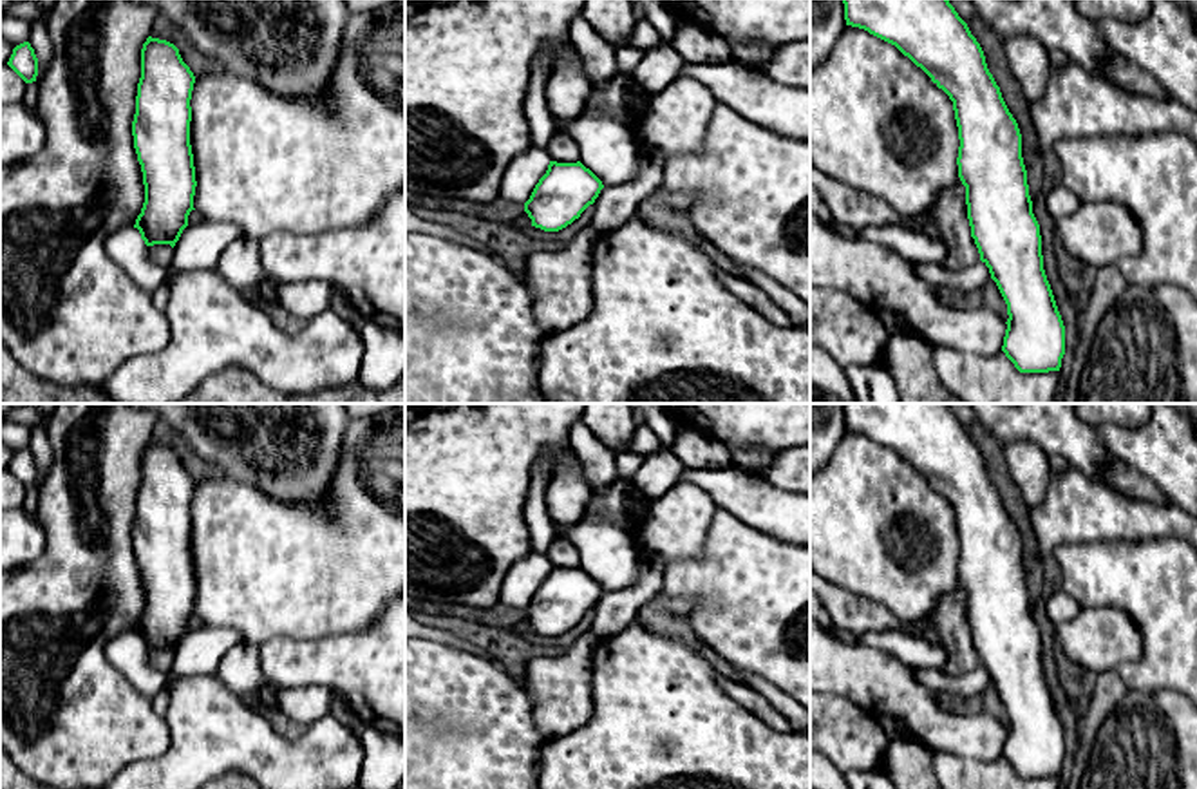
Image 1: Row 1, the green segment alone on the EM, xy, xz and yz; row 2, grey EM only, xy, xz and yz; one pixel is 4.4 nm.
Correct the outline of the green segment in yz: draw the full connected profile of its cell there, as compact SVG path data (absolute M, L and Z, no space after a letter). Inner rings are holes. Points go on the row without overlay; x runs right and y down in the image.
M947 404L841 405L846 431L895 451L953 507L971 642L1007 709L1002 756L1020 778L1060 776L1065 731L1043 675L1022 539L980 449Z

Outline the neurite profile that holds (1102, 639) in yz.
M1099 608L1054 626L1056 644L1065 659L1094 677L1141 657L1137 626L1123 610Z

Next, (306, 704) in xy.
M320 686L282 688L277 708L304 727L329 715L331 691Z

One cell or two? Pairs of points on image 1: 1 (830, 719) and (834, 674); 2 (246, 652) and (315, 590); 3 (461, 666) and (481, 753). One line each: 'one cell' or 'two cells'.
1: two cells
2: two cells
3: one cell

